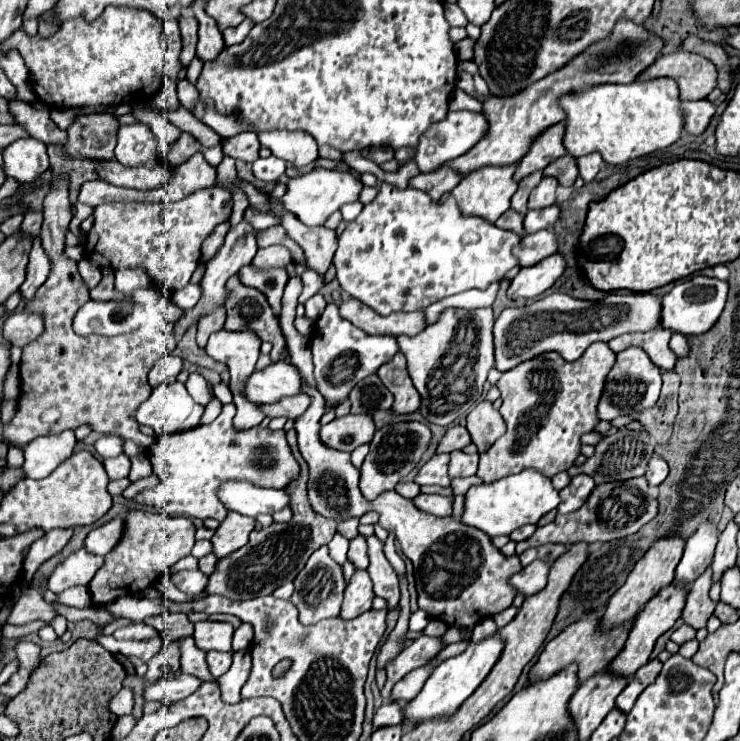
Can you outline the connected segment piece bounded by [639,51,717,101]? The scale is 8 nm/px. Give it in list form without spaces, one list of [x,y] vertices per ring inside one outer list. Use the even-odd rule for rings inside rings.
[[[677,51],[673,55],[661,55],[643,75],[641,81],[657,77],[673,77],[681,89],[681,101],[699,101],[717,87],[717,67],[701,55]]]

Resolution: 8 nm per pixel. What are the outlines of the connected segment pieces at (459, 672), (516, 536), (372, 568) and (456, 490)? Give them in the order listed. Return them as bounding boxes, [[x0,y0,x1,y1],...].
[[405,633,503,721],[509,525,537,543],[367,535,399,611],[451,475,483,495]]

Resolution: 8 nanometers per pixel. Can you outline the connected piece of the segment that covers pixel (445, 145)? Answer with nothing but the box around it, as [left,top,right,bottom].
[415,111,487,173]

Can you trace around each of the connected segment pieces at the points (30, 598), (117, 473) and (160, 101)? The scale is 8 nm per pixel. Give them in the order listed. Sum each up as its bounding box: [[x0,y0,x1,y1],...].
[[7,589,59,625],[101,453,131,479],[155,81,177,111]]

